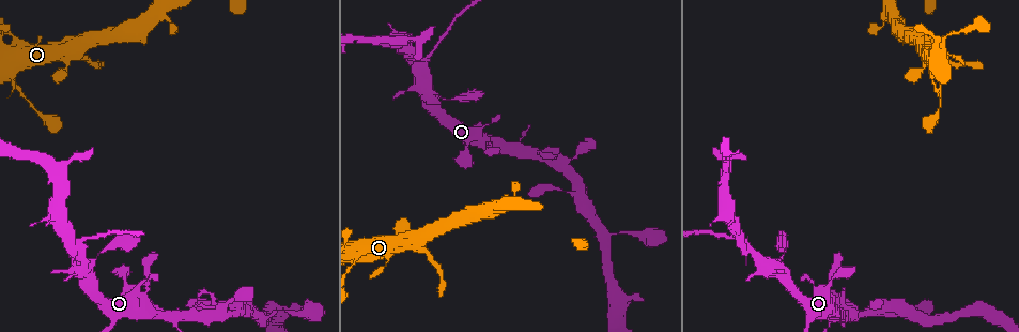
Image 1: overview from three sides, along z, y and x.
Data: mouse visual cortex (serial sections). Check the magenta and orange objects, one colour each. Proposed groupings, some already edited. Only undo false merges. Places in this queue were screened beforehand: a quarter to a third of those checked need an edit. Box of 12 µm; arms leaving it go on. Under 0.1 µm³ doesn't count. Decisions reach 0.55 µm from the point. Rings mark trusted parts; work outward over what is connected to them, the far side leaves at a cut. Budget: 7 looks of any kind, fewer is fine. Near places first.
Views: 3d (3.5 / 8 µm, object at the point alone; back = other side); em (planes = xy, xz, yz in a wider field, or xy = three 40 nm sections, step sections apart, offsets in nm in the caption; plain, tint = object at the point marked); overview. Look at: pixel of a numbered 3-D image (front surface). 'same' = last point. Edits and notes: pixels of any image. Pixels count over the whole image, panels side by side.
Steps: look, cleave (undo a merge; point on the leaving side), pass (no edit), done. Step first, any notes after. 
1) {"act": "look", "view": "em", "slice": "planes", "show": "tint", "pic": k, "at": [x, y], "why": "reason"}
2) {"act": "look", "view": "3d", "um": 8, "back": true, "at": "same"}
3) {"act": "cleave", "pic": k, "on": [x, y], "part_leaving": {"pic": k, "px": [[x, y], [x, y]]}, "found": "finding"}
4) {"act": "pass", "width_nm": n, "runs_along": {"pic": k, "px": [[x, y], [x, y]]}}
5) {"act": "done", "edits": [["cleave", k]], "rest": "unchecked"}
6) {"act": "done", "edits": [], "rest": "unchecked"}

{"act": "look", "view": "3d", "um": 8, "pic": 1, "at": [416, 64], "why": "thick turns thin"}

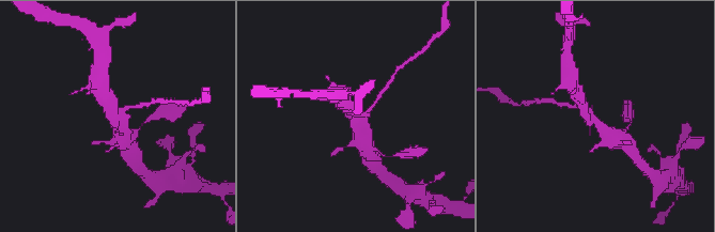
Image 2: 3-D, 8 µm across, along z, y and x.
{"act": "look", "view": "em", "slice": "xy", "step": 3, "show": "tint", "pic": 2, "at": [589, 117]}

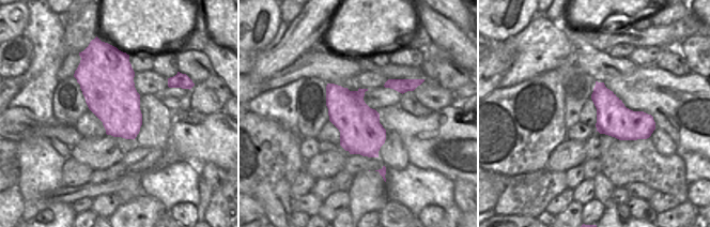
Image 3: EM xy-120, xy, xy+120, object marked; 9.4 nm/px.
{"act": "cleave", "pic": 2, "on": [138, 106], "part_leaving": {"pic": 2, "px": [[123, 109], [152, 104]]}, "found": "a second cell is stuck on"}

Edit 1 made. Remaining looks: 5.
{"act": "look", "view": "overview"}

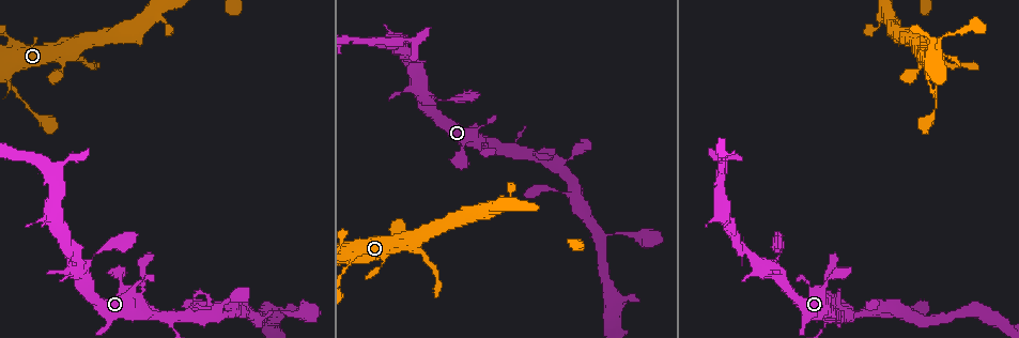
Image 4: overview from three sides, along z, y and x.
{"act": "look", "view": "3d", "um": 3.5, "pic": 4, "at": [443, 101], "why": "sudden change in width"}

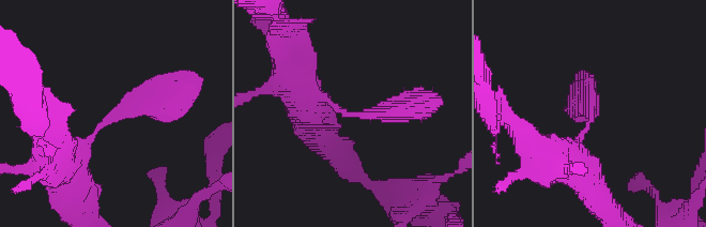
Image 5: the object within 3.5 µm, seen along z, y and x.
{"act": "look", "view": "em", "slice": "xy", "step": 3, "show": "tint", "pic": 5, "at": [357, 112], "arm_widths_nm": [300, 350]}

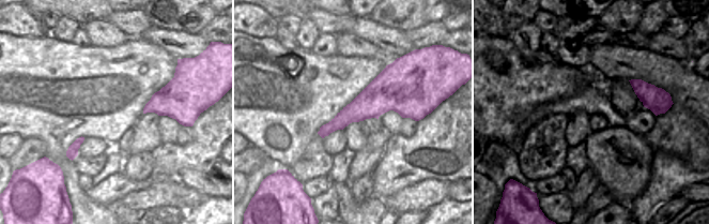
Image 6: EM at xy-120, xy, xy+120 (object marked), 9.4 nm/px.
{"act": "look", "view": "em", "slice": "planes", "show": "tint", "at": "same", "why": "another direction"}

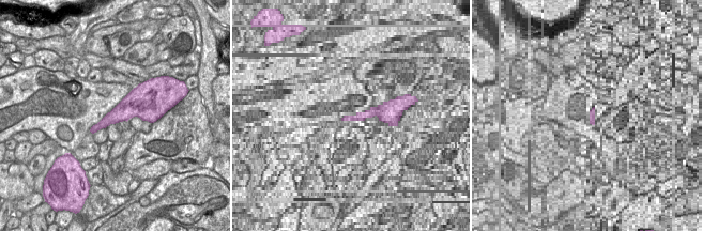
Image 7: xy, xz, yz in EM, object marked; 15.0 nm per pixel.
{"act": "pass", "runs_along": {"pic": 5, "px": [[63, 172], [106, 120], [179, 90]]}, "found": "continuous, no second cell"}

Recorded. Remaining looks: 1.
{"act": "done", "edits": [["cleave", 2]], "rest": "unchecked"}

